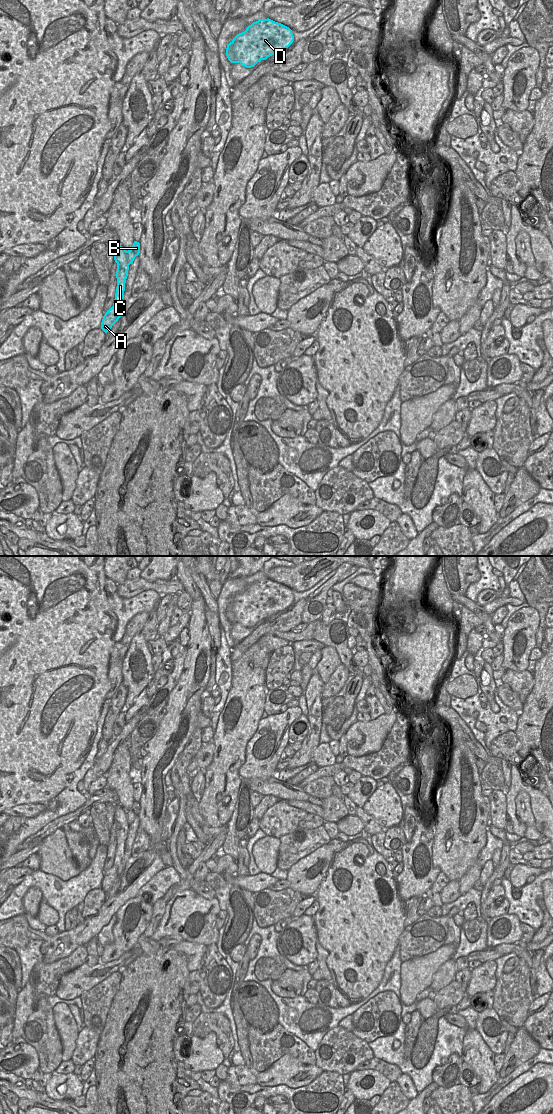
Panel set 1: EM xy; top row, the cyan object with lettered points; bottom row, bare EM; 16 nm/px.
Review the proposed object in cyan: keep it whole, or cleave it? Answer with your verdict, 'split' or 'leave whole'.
split

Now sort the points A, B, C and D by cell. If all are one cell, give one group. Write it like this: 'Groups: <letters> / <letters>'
Groups: A C D / B

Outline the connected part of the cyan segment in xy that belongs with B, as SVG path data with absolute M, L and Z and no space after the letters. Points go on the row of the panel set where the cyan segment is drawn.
M134 241L132 248L127 251L127 258L129 265L133 263L136 256L140 253L140 243Z

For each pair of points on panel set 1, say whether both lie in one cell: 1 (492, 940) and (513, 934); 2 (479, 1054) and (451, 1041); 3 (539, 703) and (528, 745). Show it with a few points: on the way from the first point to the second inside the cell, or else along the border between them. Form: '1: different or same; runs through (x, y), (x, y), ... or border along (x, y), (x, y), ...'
1: same; runs through (497, 940), (508, 935)
2: different; border along (453, 1024), (465, 1030), (462, 1054), (460, 1056)
3: same; runs through (539, 713), (539, 731), (535, 735)

